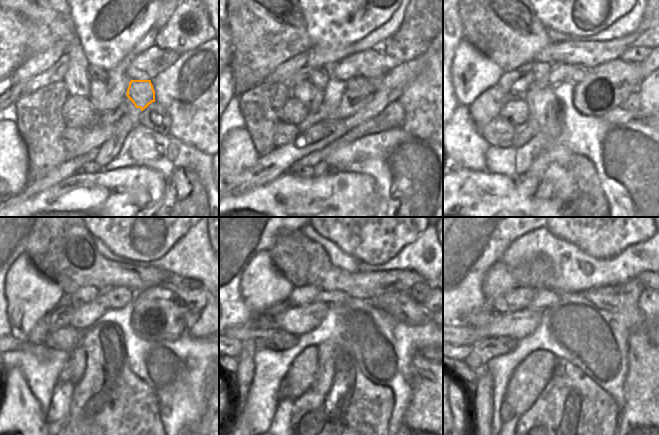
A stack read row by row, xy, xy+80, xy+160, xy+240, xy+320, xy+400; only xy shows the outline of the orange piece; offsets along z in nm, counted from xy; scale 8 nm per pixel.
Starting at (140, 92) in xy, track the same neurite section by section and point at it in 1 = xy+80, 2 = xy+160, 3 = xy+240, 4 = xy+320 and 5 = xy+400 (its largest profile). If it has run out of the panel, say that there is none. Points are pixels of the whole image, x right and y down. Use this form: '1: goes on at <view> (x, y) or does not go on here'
1: goes on at xy+80 (364, 86)
2: goes on at xy+160 (578, 72)
3: goes on at xy+240 (118, 297)
4: goes on at xy+320 (333, 298)
5: goes on at xy+400 (544, 297)

